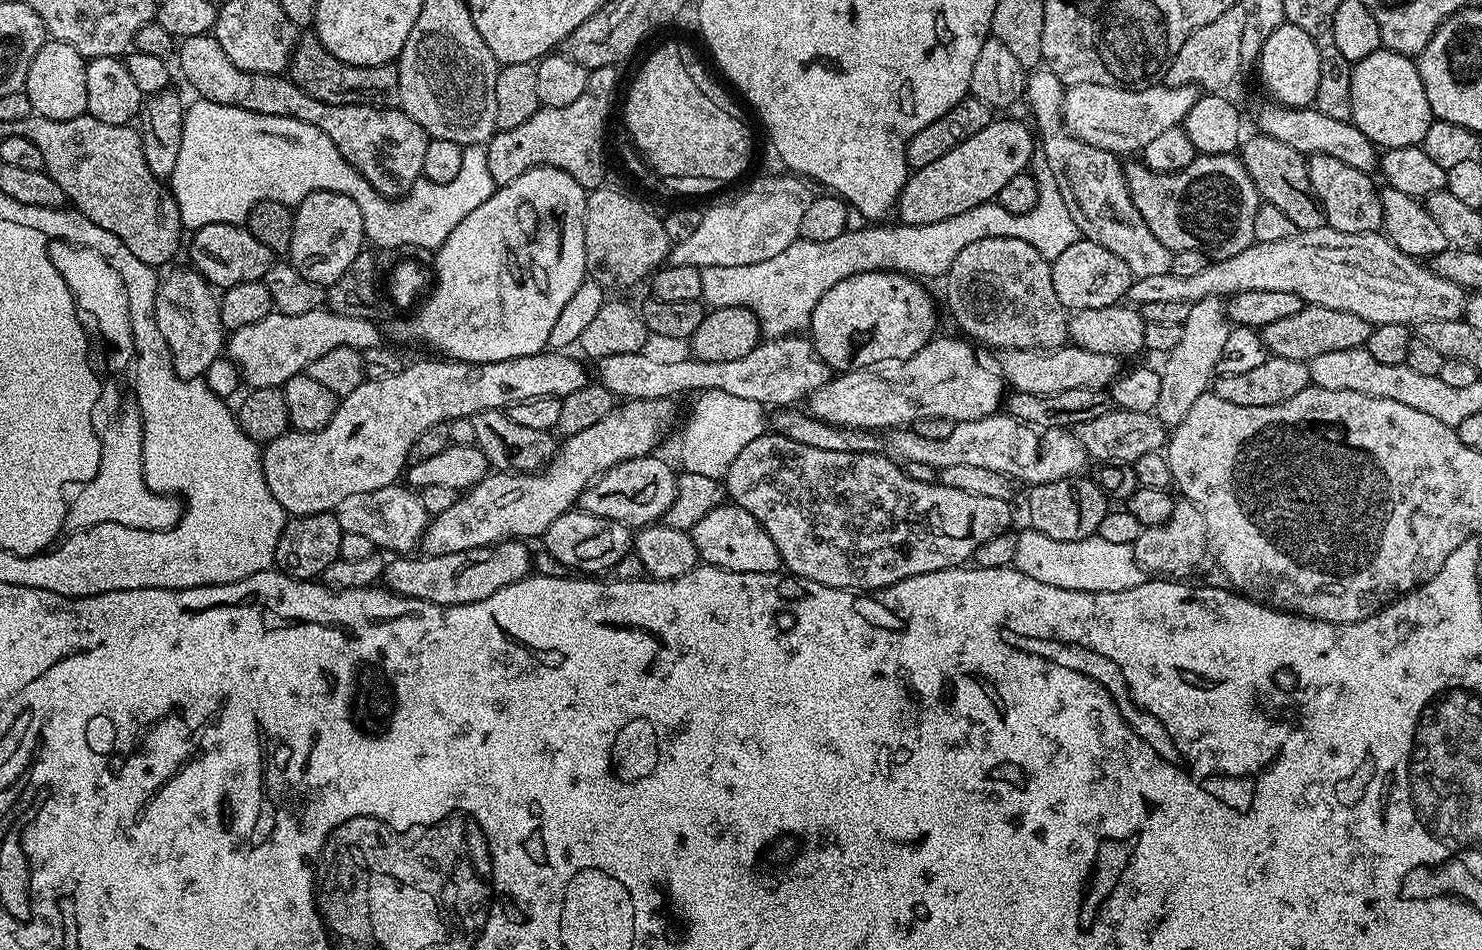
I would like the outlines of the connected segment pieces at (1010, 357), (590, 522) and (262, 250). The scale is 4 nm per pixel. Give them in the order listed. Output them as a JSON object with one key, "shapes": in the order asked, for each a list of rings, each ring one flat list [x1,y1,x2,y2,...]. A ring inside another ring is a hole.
{"shapes":[[[1065,346,1044,350,1038,348,1006,348,999,353,998,371,1009,389,1026,394,1057,395,1064,390,1082,387,1107,389,1122,371,1121,357,1110,354,1094,354,1094,350,1082,350]],[[573,510,554,518,542,537,543,551,554,554,565,569,577,568,580,574,604,574,620,559,629,555,634,544,633,533,624,524,610,518,595,516,583,510]],[[211,224,195,229,191,233,192,241,187,241,188,256,191,267,204,275,205,280,217,289,223,290,230,286,238,286,238,282,254,282,263,280,271,270,274,254,270,246,262,246,254,234,250,234,247,226,239,224]]]}

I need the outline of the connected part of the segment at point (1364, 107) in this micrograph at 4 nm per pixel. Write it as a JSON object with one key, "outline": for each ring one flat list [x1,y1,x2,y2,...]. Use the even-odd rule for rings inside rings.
{"outline":[[1381,47,1374,54,1366,54,1366,58,1355,61,1350,78,1350,106,1352,107,1352,123,1370,138,1377,149,1401,148,1402,146,1423,145,1426,130,1430,130,1433,122,1430,102,1426,102,1426,90,1422,86,1422,78,1417,61,1411,56,1403,56]]}

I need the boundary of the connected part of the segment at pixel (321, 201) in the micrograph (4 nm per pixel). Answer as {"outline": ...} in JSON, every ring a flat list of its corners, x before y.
{"outline":[[315,192,295,205,292,217,292,237,286,256,292,267,298,270,298,274,302,274,302,278,321,286,335,284,336,280,342,278,342,274,352,267,354,258,358,258,365,244,362,210,358,210,358,202,354,202,354,198,337,192]]}

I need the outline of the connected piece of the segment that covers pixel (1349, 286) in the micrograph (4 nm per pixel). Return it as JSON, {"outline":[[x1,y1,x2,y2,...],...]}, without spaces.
{"outline":[[1327,226,1318,230,1297,230,1290,238,1282,238,1282,242,1253,243,1242,254,1234,254,1234,258,1212,260,1198,274,1190,278,1182,278,1172,271,1166,274,1153,274,1150,278,1135,278,1128,288,1127,299,1139,306,1146,302,1186,302,1194,305,1202,298,1231,298,1246,290,1282,290,1289,294,1298,294,1305,304,1314,306,1330,306,1330,310,1346,310,1350,314,1358,314,1358,318,1366,318,1373,326,1398,322,1415,326,1421,320,1459,320,1464,315,1466,289,1454,282,1446,282,1446,278,1438,278,1431,267,1424,268,1419,259,1407,256,1398,246,1390,243,1387,236,1380,232,1363,232,1362,234,1346,234,1342,230,1334,230]]}

